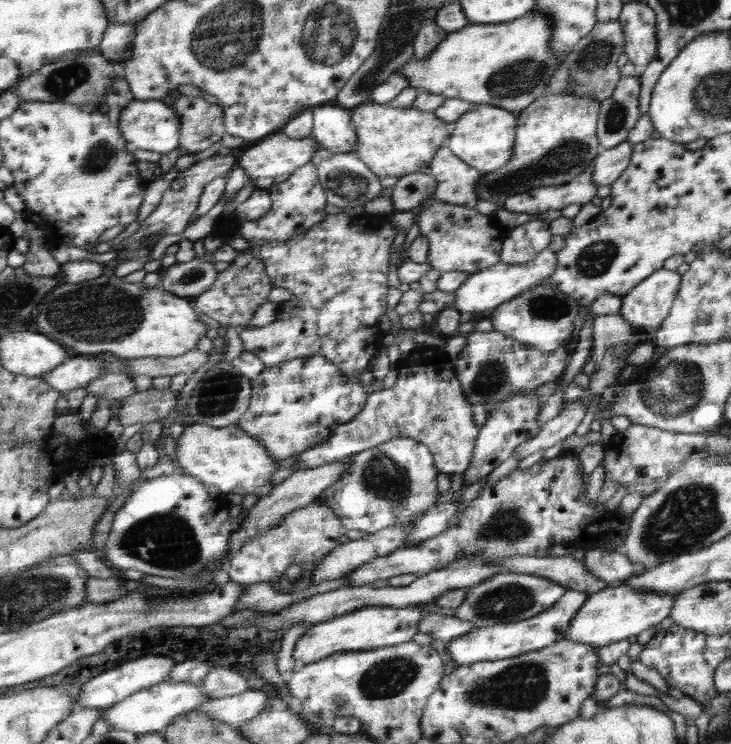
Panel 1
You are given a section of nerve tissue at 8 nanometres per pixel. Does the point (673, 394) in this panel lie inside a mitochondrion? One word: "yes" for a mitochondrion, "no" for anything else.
yes

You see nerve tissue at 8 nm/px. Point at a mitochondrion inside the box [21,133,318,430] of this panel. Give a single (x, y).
(101, 314)

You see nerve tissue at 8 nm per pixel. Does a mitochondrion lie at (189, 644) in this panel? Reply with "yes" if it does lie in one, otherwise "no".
no

